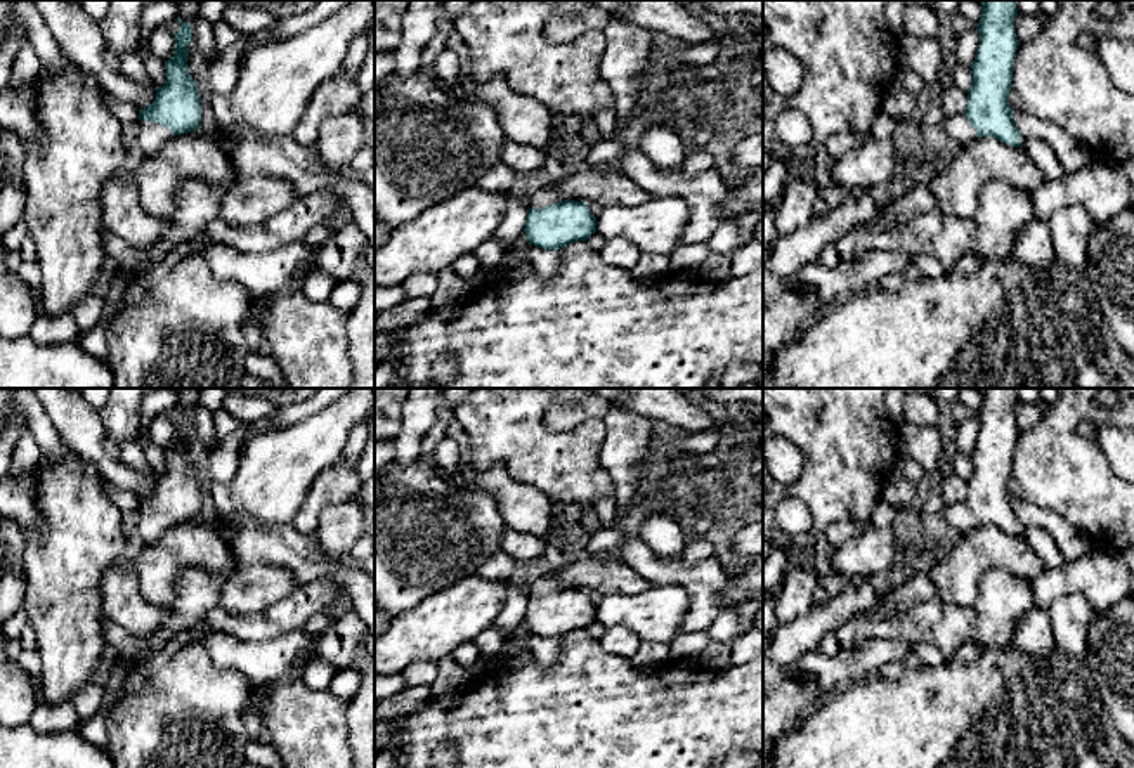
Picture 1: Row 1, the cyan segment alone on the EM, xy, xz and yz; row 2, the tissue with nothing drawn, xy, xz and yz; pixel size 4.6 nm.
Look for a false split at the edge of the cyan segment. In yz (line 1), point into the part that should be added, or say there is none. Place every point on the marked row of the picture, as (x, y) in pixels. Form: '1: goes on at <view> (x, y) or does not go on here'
1: goes on at yz (959, 132)

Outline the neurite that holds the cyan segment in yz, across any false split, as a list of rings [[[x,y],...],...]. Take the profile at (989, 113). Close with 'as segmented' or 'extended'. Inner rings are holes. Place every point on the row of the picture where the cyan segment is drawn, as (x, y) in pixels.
[[[1016,0],[981,3],[981,17],[976,24],[980,45],[971,62],[973,85],[968,90],[968,107],[942,123],[952,151],[978,137],[995,137],[1011,147],[1021,147],[1021,133],[1007,102],[1020,45],[1014,29],[1016,16]]]; extended

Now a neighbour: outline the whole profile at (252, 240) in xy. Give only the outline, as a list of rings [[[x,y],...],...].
[[[218,215],[205,225],[203,232],[215,243],[229,244],[246,253],[262,253],[283,246],[283,243],[274,234],[267,232],[262,224],[231,227]]]

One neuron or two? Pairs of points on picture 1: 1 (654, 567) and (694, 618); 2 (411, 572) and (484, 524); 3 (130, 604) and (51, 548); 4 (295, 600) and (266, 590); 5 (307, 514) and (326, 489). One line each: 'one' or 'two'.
1: one
2: one
3: two
4: two
5: one

